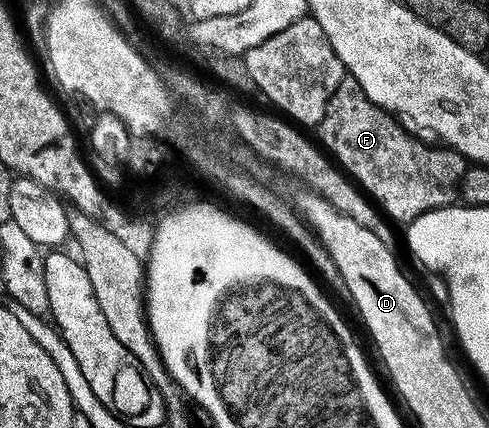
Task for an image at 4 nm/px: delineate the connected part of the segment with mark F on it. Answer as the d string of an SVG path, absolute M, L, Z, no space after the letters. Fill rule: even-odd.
M347 76L339 80L339 88L335 88L331 100L327 100L327 112L323 112L323 120L315 134L334 163L394 223L414 222L429 210L441 210L458 201L467 159L458 150L422 142L407 133L393 115L367 97L353 78Z

